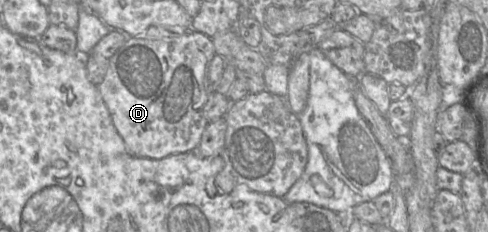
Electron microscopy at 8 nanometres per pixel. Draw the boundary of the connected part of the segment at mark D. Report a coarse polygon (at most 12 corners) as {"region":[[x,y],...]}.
{"region":[[128,37],[97,86],[127,151],[195,151],[216,55]]}

